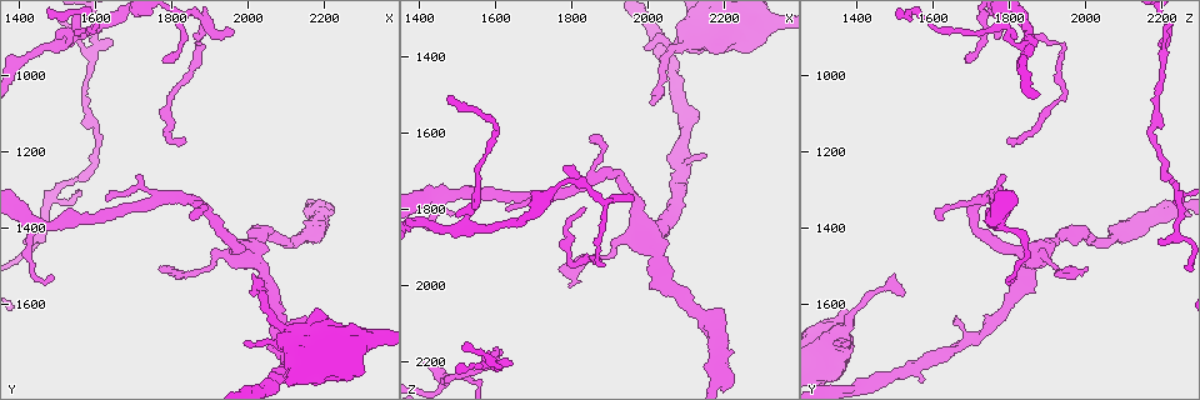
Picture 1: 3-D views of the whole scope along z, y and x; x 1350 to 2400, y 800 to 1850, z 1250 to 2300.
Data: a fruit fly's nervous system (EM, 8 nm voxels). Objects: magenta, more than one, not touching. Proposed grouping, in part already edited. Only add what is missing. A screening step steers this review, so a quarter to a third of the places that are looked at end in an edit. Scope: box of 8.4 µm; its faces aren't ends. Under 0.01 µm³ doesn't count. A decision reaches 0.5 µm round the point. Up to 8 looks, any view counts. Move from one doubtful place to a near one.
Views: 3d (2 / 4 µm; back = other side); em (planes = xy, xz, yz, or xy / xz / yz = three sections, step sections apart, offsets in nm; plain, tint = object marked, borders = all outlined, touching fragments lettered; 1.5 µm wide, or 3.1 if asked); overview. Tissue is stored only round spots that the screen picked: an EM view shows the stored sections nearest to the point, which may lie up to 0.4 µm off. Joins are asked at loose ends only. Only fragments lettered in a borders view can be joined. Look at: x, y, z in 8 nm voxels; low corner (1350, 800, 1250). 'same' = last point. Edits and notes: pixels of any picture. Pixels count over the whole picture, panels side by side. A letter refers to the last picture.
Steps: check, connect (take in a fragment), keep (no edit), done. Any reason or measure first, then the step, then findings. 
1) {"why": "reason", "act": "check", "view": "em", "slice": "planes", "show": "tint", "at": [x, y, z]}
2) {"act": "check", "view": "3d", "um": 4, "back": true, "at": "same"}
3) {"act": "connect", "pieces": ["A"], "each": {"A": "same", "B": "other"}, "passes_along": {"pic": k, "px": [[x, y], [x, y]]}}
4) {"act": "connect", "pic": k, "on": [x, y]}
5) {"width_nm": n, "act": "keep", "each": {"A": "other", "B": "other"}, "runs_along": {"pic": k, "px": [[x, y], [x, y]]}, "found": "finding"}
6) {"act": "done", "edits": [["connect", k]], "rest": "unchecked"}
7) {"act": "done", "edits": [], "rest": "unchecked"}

{"why": "free end", "act": "check", "view": "em", "slice": "planes", "show": "plain", "at": [2145, 1630, 1660]}

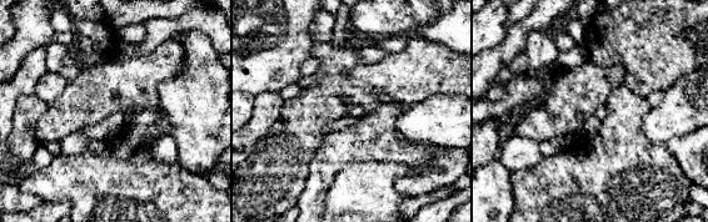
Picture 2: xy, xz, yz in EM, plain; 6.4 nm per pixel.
{"act": "check", "view": "em", "slice": "planes", "show": "borders", "at": "same"}

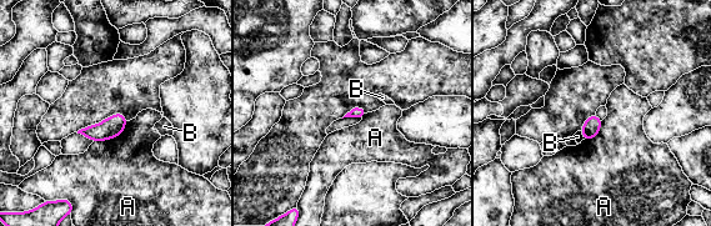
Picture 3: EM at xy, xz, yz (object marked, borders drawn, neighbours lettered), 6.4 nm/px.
{"act": "keep", "each": {"A": "other", "B": "other"}, "border": {"pic": 3, "px": [[126, 121], [118, 135], [94, 141]]}, "found": "none of them fits"}

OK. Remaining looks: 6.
{"why": "free end", "act": "check", "view": "3d", "um": 2, "at": [1990, 1705, 1385]}

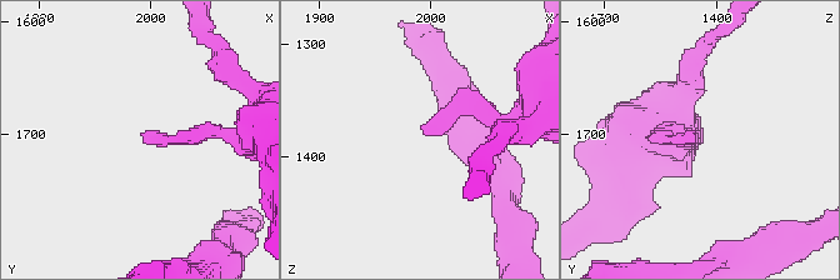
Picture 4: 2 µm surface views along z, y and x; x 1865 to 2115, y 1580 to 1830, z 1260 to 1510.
{"why": "shape alone is not enough", "act": "check", "view": "em", "slice": "yz", "step": 8, "show": "tint", "at": [1996, 1710, 1380]}

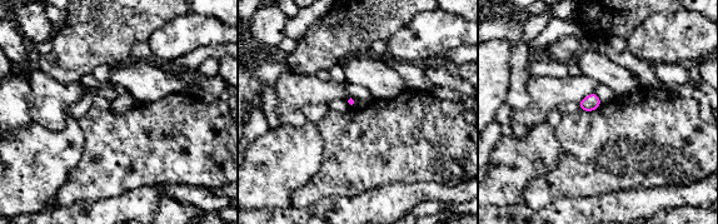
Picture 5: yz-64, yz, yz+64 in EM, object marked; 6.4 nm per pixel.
{"why": "cut it another way", "act": "check", "view": "em", "slice": "planes", "show": "borders", "at": "same"}

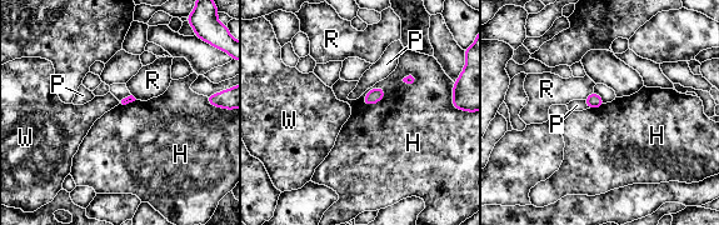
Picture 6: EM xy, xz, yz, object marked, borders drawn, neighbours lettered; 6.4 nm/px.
{"act": "keep", "each": {"H": "other", "P": "other", "R": "other", "W": "other"}, "found": "none of them fits"}

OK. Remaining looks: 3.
{"why": "branch stops here", "act": "check", "view": "em", "slice": "xy", "step": 8, "show": "borders", "at": [1965, 885, 1765]}

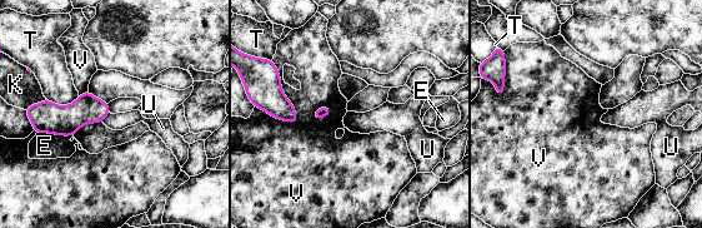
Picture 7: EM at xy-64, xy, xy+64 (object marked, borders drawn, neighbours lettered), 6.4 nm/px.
{"why": "another direction", "act": "check", "view": "em", "slice": "planes", "show": "borders", "at": "same"}

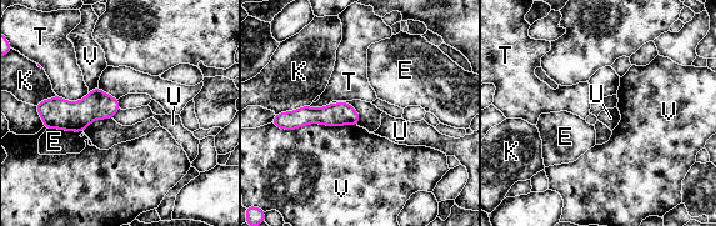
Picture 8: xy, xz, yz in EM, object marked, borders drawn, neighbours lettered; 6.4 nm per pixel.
{"width_nm": 150, "act": "keep", "each": {"E": "other", "K": "other", "T": "other", "U": "other", "V": "other"}, "border": {"pic": 8, "px": [[119, 108], [111, 117]]}, "found": "no lettered fragment goes on from it"}

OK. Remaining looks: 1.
{"act": "done", "edits": [], "rest": "unchecked"}

